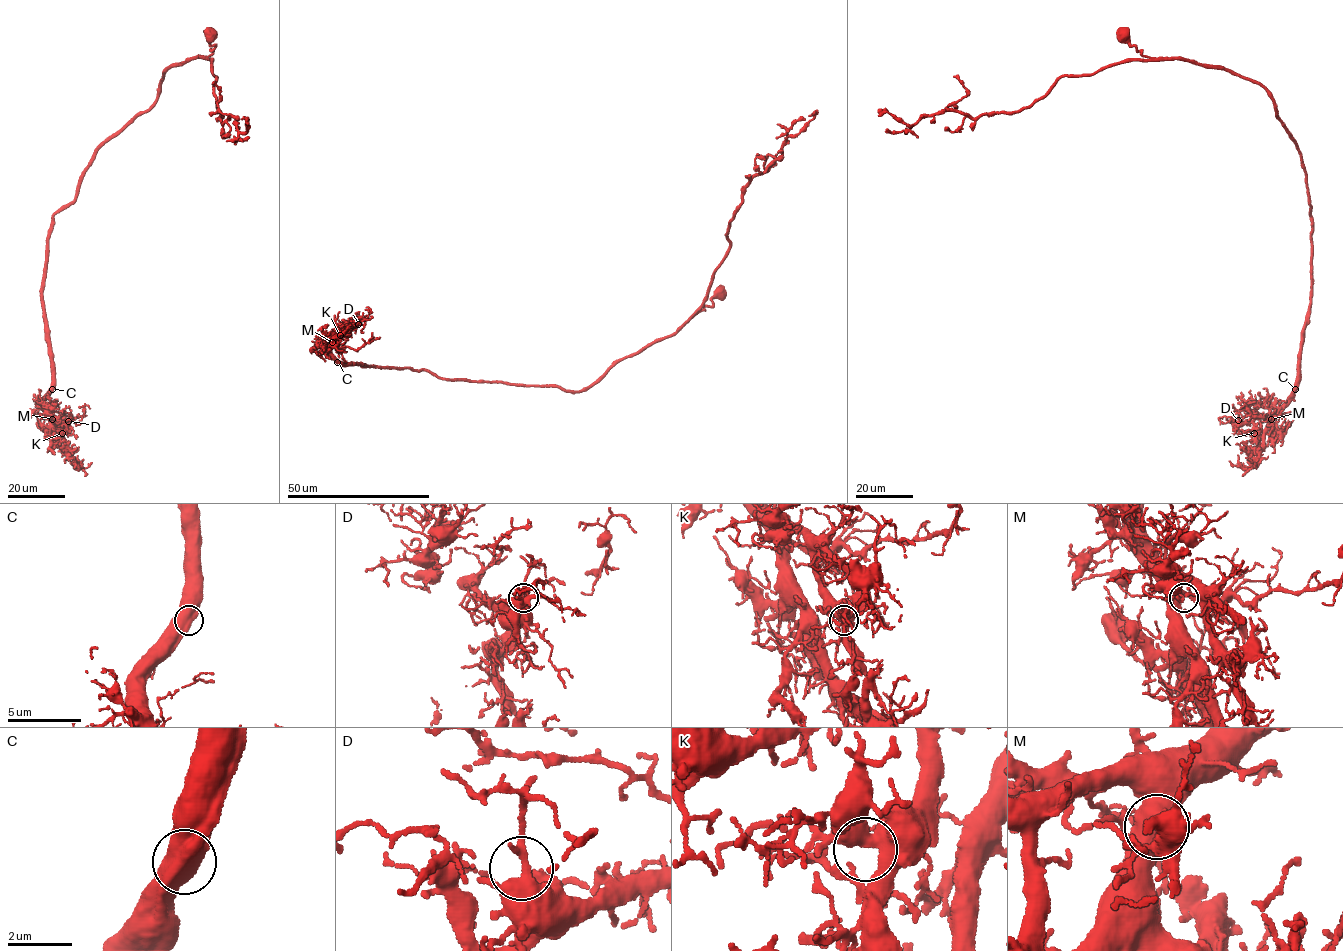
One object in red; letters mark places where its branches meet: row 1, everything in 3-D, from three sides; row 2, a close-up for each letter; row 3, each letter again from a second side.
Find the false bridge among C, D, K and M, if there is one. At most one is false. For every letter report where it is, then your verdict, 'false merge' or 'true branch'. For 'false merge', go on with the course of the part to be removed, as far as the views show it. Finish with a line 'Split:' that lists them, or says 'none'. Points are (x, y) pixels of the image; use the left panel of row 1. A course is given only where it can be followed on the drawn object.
C: at (52, 389); true branch
D: at (68, 421); true branch
K: at (62, 433); true branch
M: at (52, 419); true branch
Split: none

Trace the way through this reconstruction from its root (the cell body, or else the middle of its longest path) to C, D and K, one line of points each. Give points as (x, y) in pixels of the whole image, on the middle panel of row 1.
C: (721, 292), (712, 305), (675, 332), (623, 357), (581, 391), (447, 380), (426, 370), (338, 362)
D: (721, 292), (712, 305), (675, 332), (623, 357), (581, 391), (339, 364), (329, 347), (358, 324)
K: (721, 292), (712, 305), (675, 332), (623, 357), (581, 391), (339, 364), (327, 351), (340, 335)

